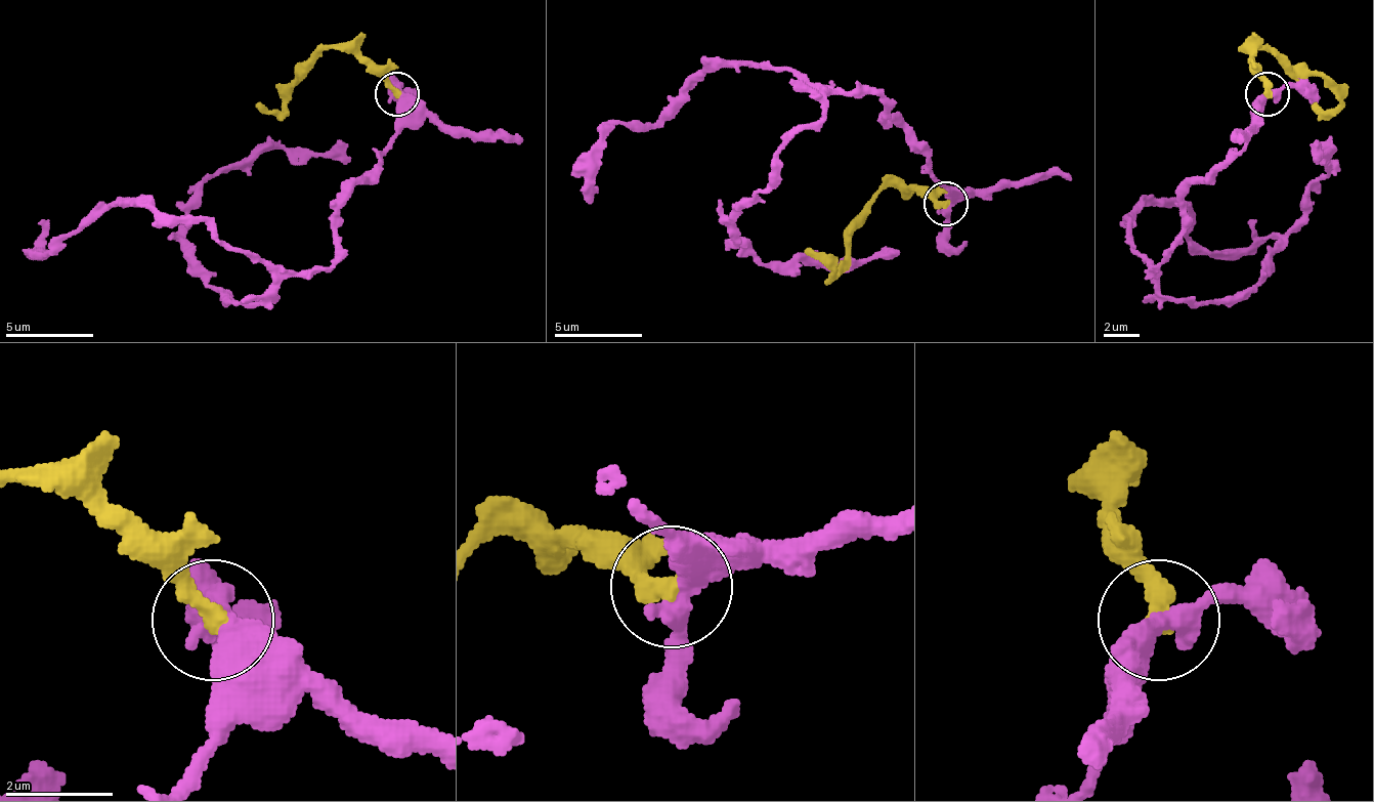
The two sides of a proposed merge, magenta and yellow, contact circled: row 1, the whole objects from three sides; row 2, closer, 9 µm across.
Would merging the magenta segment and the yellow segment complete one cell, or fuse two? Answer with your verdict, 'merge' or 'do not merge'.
do not merge

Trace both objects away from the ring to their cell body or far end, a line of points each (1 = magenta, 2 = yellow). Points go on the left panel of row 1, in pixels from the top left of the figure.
1: (399, 92), (338, 255), (232, 304), (188, 198), (263, 150), (351, 159)
2: (395, 92), (338, 44), (303, 71), (290, 101), (281, 110), (254, 106)

